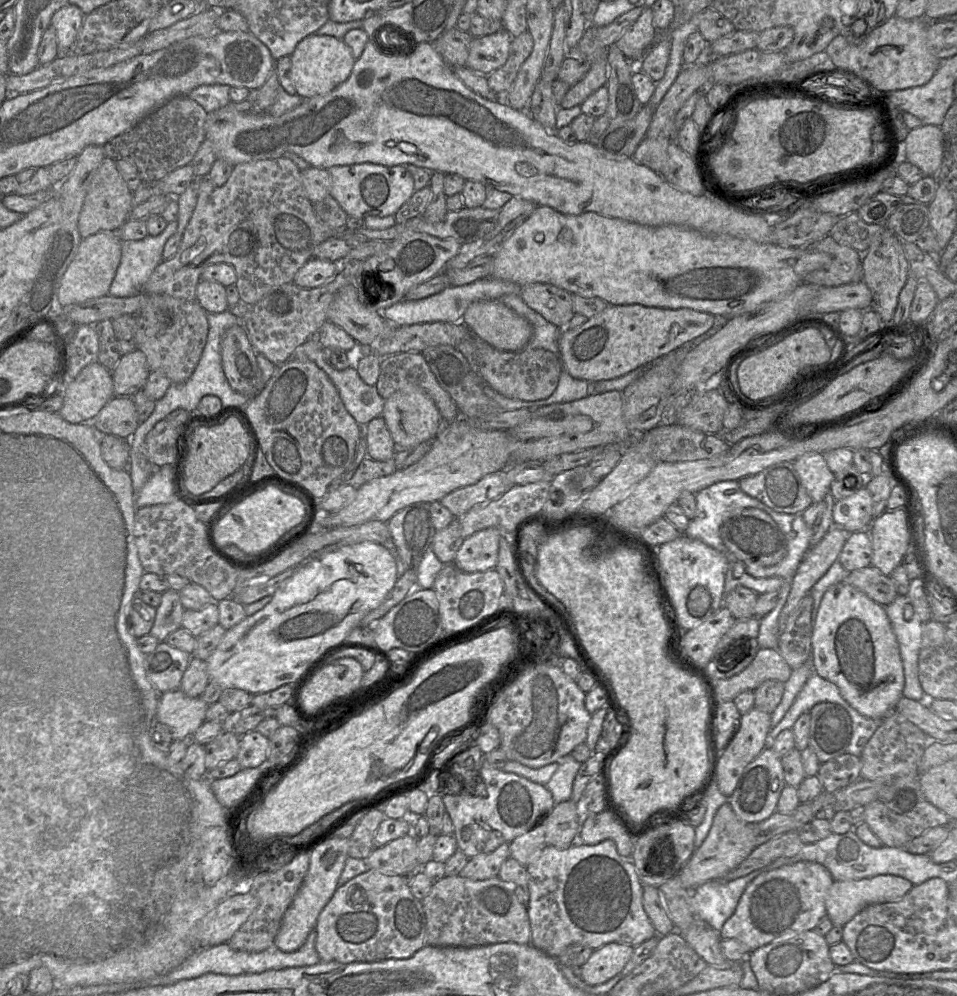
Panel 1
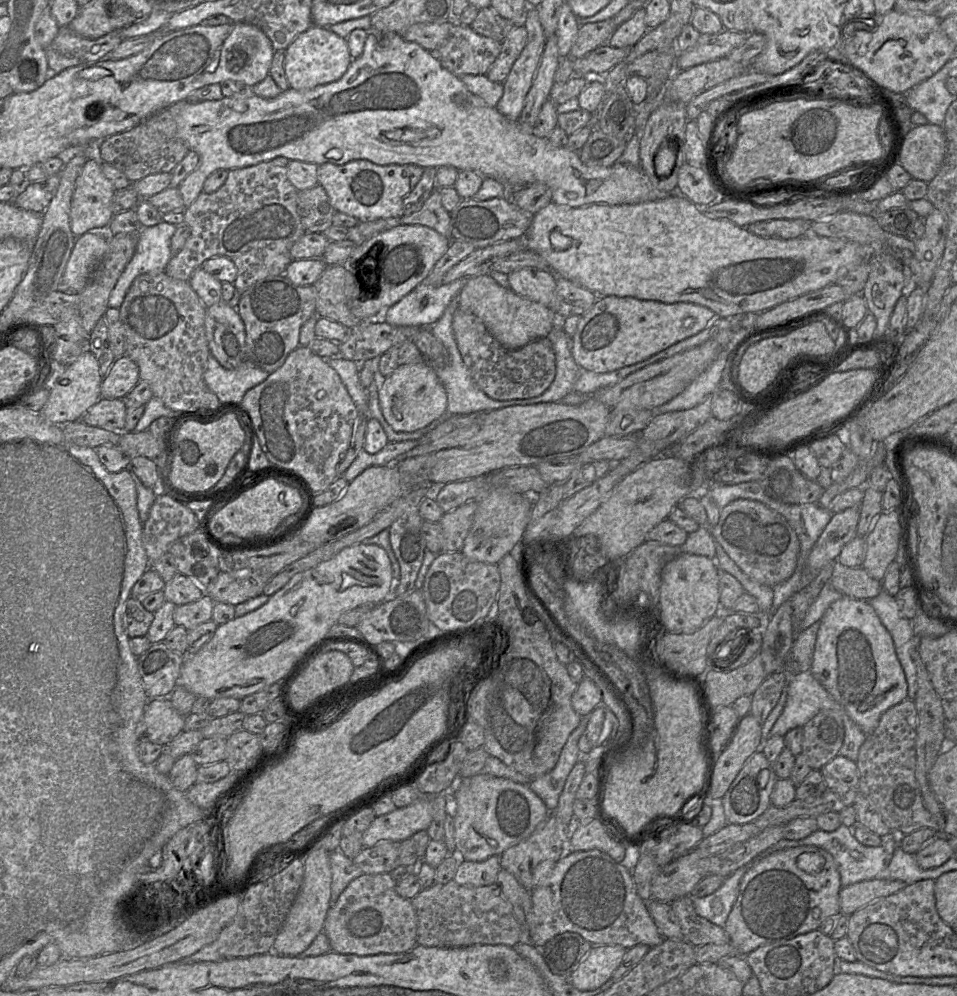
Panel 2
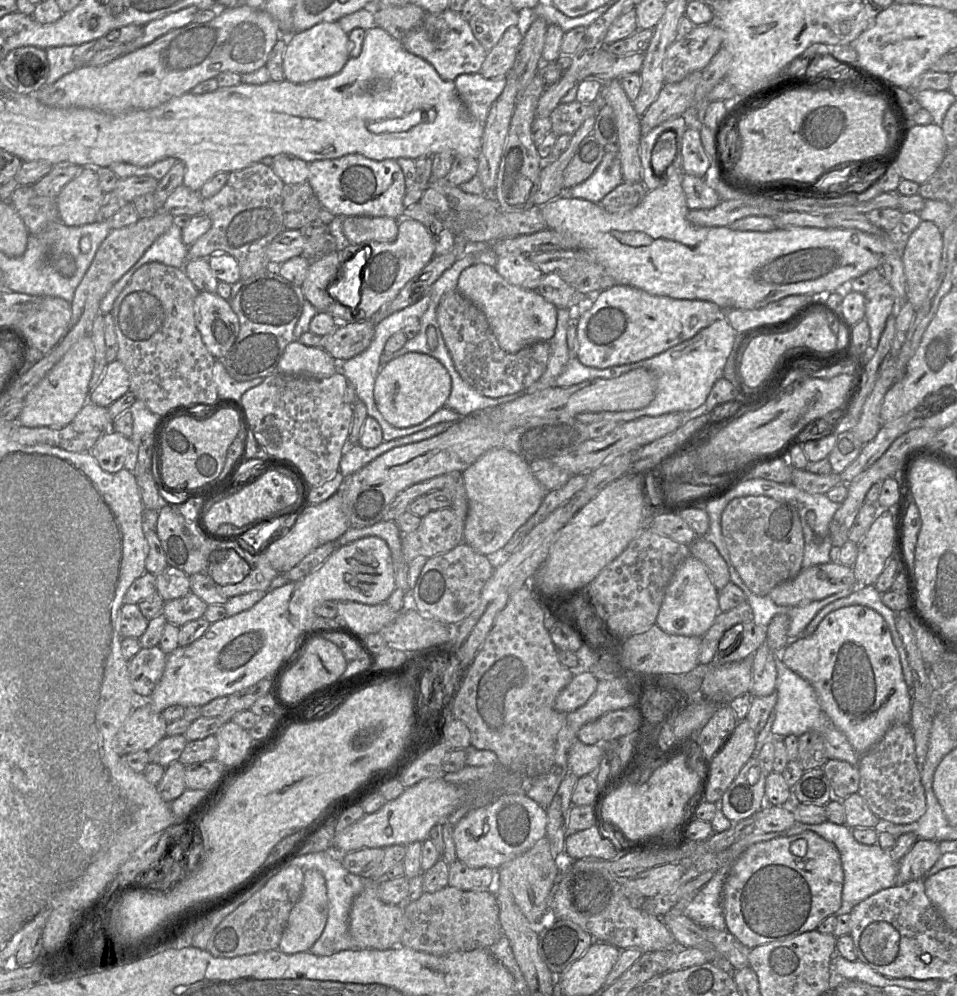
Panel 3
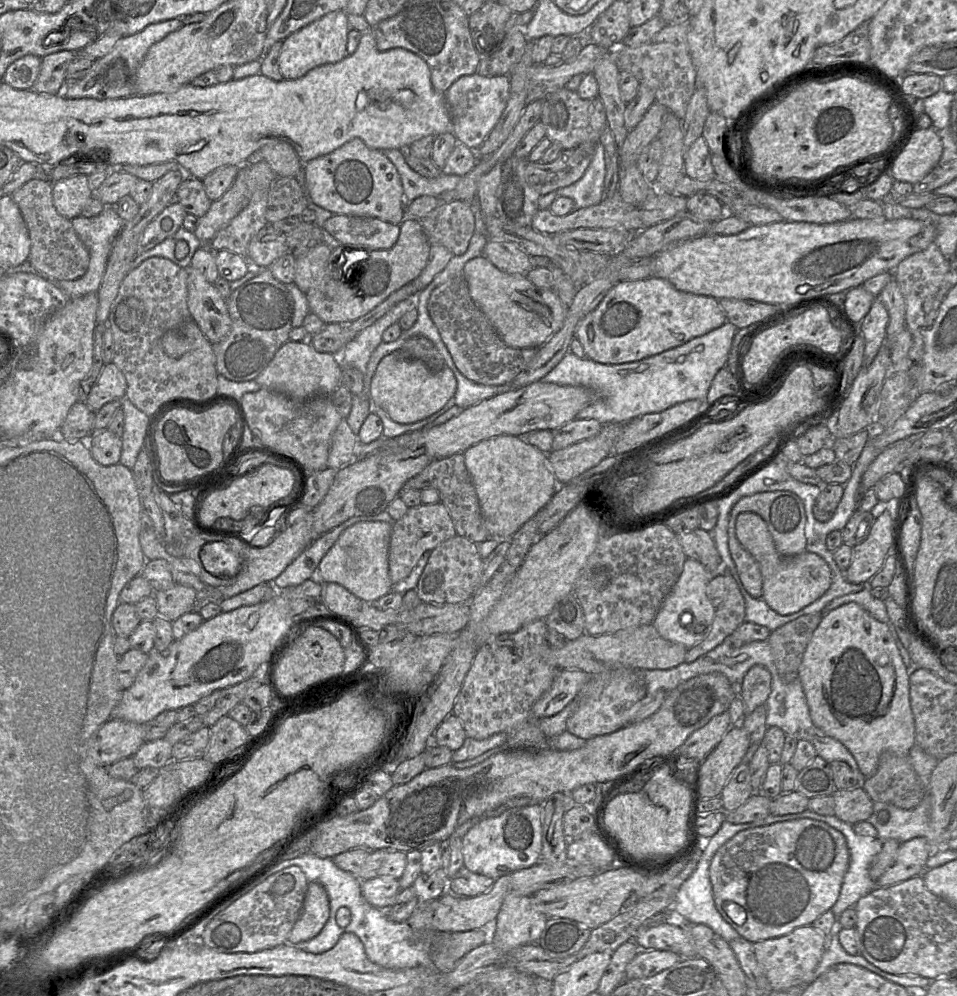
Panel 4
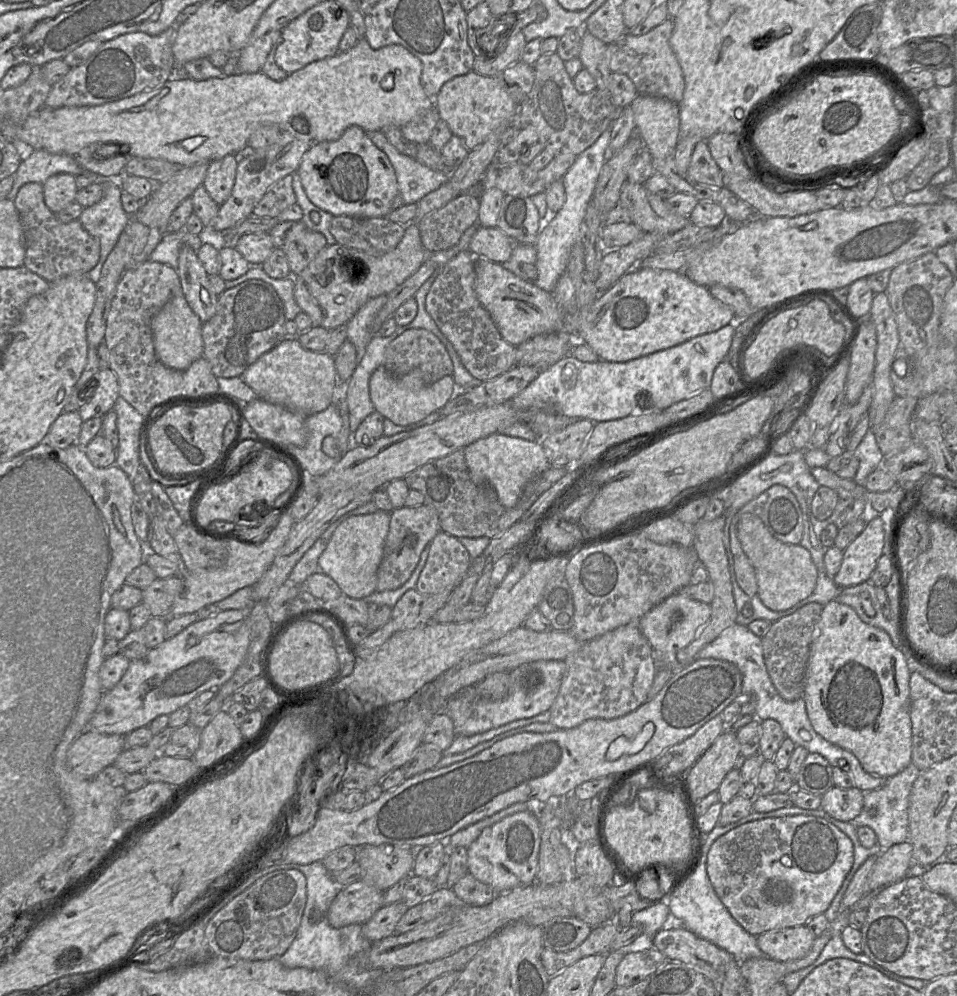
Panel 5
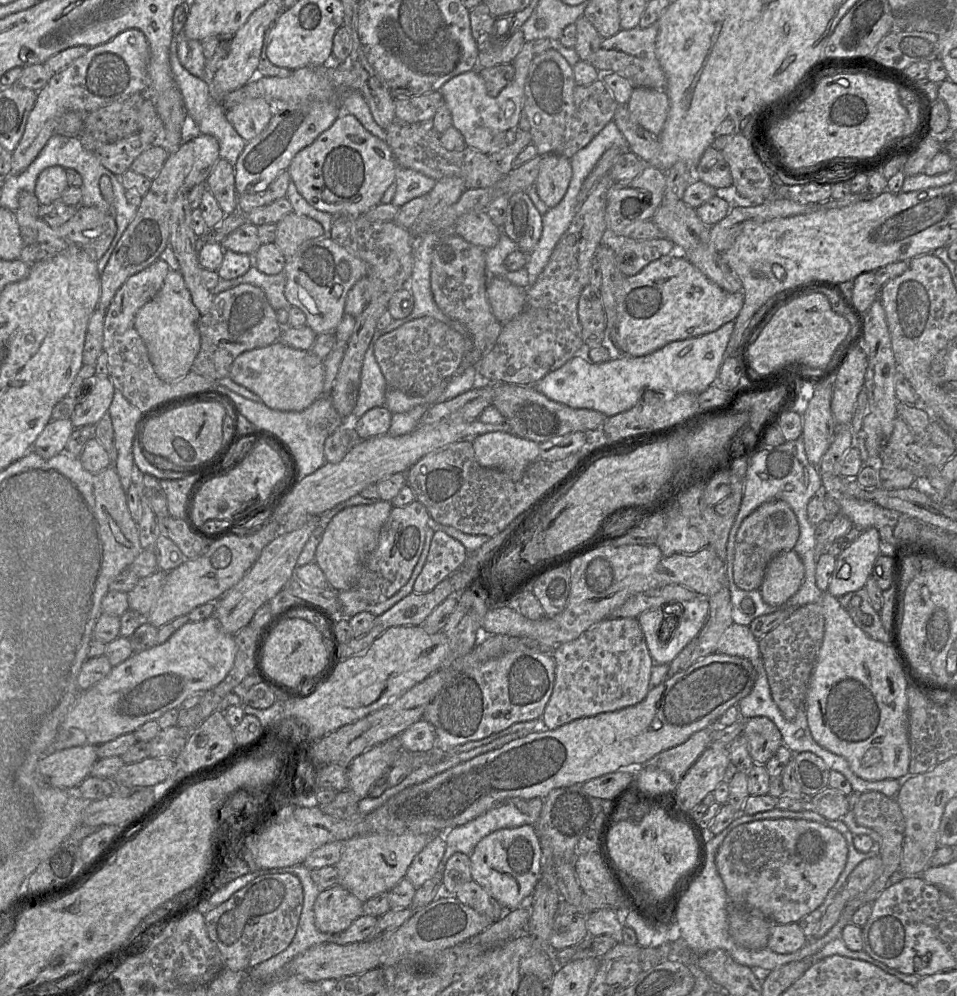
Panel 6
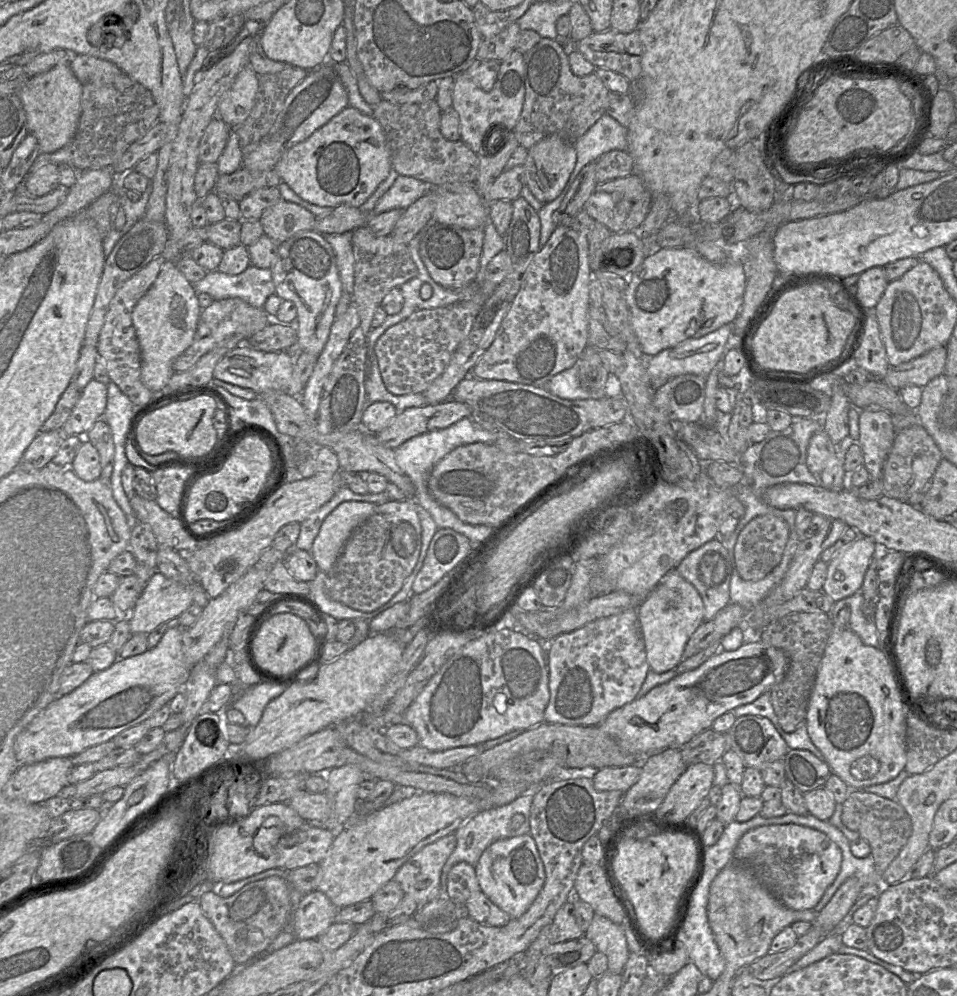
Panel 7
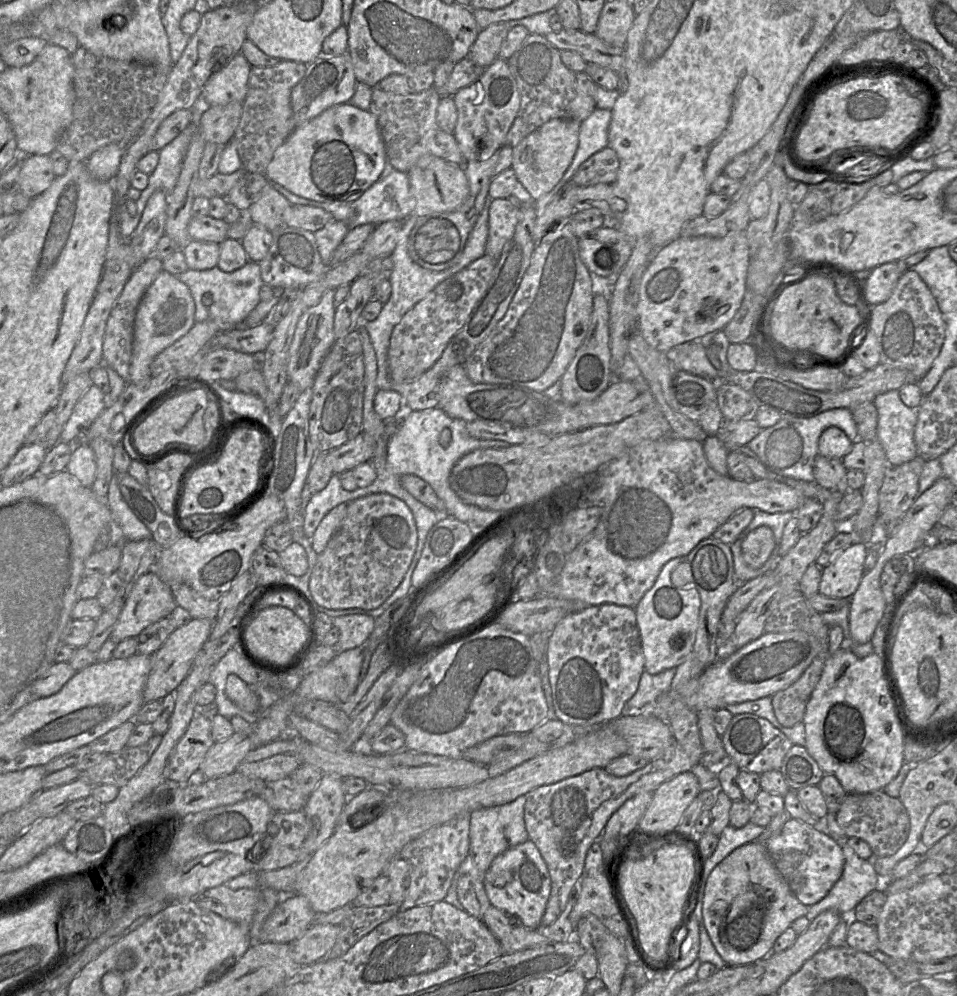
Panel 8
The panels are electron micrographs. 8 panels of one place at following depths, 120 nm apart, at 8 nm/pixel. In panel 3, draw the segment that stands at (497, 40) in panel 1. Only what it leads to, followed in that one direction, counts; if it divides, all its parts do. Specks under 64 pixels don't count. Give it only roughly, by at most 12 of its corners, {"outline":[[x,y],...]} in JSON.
{"outline":[[460,12],[426,13],[401,40],[445,81],[487,51]]}

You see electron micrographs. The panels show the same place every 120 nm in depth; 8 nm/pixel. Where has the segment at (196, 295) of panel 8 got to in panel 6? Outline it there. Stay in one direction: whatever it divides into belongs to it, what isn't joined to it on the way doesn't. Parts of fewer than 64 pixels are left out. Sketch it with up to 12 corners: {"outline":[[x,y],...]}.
{"outline":[[254,263],[242,276],[220,279],[217,295],[240,284],[261,288],[276,311],[291,307],[284,272],[266,275]]}

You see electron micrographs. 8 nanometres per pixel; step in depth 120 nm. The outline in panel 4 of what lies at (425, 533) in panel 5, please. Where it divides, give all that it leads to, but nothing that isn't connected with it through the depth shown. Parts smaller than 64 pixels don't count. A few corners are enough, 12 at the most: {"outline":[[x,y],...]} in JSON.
{"outline":[[410,507],[392,526],[393,585],[456,535],[446,507]]}

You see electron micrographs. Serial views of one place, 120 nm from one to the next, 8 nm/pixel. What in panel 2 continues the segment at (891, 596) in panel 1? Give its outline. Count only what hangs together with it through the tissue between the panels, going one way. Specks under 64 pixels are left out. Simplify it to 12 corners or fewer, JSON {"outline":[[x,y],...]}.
{"outline":[[837,561],[829,583],[843,595],[872,599],[882,581]]}

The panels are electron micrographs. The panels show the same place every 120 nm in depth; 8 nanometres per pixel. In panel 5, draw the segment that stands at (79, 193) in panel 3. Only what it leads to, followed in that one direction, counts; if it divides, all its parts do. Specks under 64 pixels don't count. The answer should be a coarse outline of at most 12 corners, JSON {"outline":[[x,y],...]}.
{"outline":[[52,175],[43,184],[45,204],[56,214],[75,201],[75,176]]}

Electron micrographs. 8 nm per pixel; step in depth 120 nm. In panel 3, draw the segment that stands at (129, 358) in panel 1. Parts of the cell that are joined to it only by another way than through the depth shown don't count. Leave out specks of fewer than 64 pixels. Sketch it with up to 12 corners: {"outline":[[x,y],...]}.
{"outline":[[119,360],[107,363],[89,402],[108,407],[130,390]]}

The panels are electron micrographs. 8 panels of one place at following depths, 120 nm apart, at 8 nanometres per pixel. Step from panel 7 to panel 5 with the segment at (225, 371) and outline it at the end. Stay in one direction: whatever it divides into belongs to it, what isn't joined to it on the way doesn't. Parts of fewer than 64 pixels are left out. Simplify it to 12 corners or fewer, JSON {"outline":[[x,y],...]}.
{"outline":[[288,336],[240,377],[301,416],[334,403],[334,356]]}

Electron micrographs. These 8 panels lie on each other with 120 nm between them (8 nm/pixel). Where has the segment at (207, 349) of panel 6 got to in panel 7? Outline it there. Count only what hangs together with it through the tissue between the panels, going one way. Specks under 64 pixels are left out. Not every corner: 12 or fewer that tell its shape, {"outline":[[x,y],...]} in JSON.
{"outline":[[239,298],[202,310],[193,343],[172,362],[187,371],[229,337],[273,319]]}

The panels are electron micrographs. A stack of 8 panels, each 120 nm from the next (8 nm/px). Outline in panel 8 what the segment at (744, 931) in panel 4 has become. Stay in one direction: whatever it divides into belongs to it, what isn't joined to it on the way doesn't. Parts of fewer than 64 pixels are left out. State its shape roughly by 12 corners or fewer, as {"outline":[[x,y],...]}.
{"outline":[[789,818],[771,859],[805,906],[840,879],[845,857],[820,826]]}

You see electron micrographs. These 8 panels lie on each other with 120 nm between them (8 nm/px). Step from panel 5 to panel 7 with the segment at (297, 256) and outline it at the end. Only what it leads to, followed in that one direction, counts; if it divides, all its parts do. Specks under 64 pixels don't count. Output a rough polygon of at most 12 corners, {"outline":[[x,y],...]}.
{"outline":[[281,198],[259,219],[264,234],[281,244],[315,229],[315,216]]}

